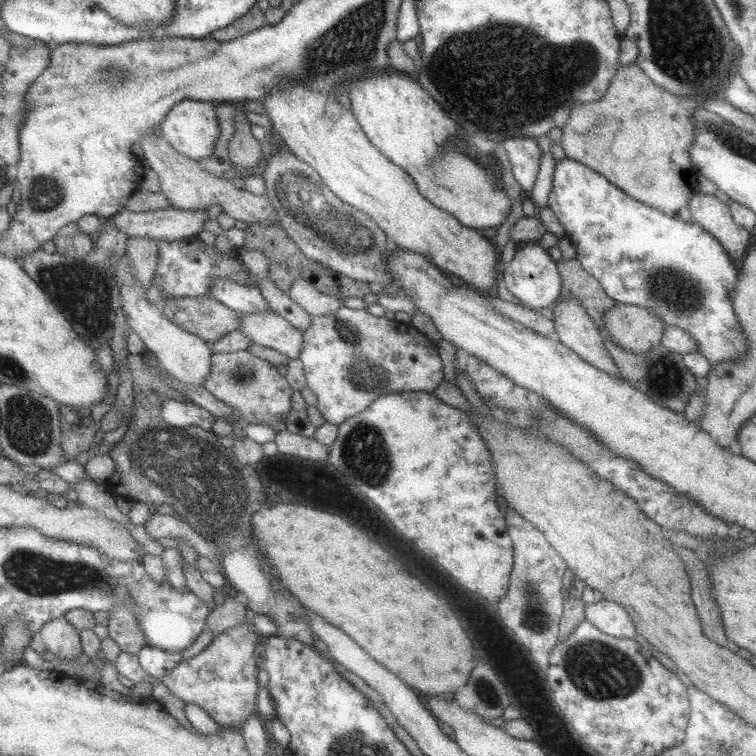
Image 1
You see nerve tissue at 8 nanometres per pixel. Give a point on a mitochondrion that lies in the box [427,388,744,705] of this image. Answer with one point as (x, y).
(537, 619)

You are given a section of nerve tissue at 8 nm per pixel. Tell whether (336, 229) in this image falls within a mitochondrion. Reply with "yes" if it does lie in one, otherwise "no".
yes

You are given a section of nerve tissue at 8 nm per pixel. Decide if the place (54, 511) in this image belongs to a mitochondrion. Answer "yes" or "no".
no

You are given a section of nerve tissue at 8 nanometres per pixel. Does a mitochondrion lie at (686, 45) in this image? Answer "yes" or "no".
yes

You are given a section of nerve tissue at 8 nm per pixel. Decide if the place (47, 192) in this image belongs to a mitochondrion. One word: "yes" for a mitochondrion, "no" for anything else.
yes

